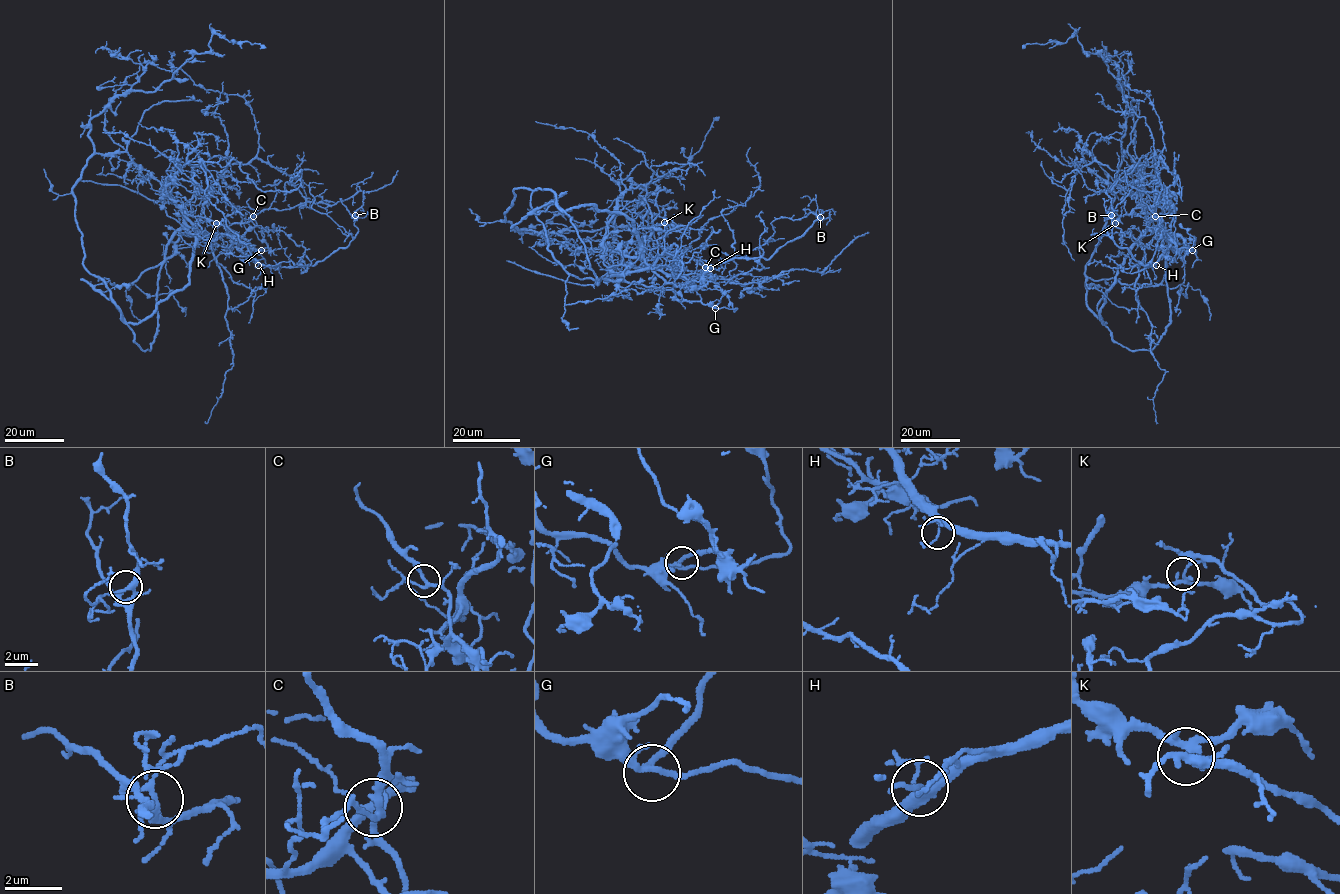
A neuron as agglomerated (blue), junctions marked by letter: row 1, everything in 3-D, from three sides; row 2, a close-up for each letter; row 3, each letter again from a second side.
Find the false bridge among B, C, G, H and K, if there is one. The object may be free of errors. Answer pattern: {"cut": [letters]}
{"cut": ["K"]}

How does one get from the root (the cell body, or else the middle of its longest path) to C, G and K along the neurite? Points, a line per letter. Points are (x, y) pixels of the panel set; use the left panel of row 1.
C: (157, 180), (179, 211), (212, 238), (221, 237), (230, 225), (246, 223), (253, 216)
G: (157, 180), (198, 229), (216, 232), (217, 237), (231, 235), (237, 244), (261, 250)
K: (157, 180), (162, 190), (190, 215), (208, 218), (217, 224)

